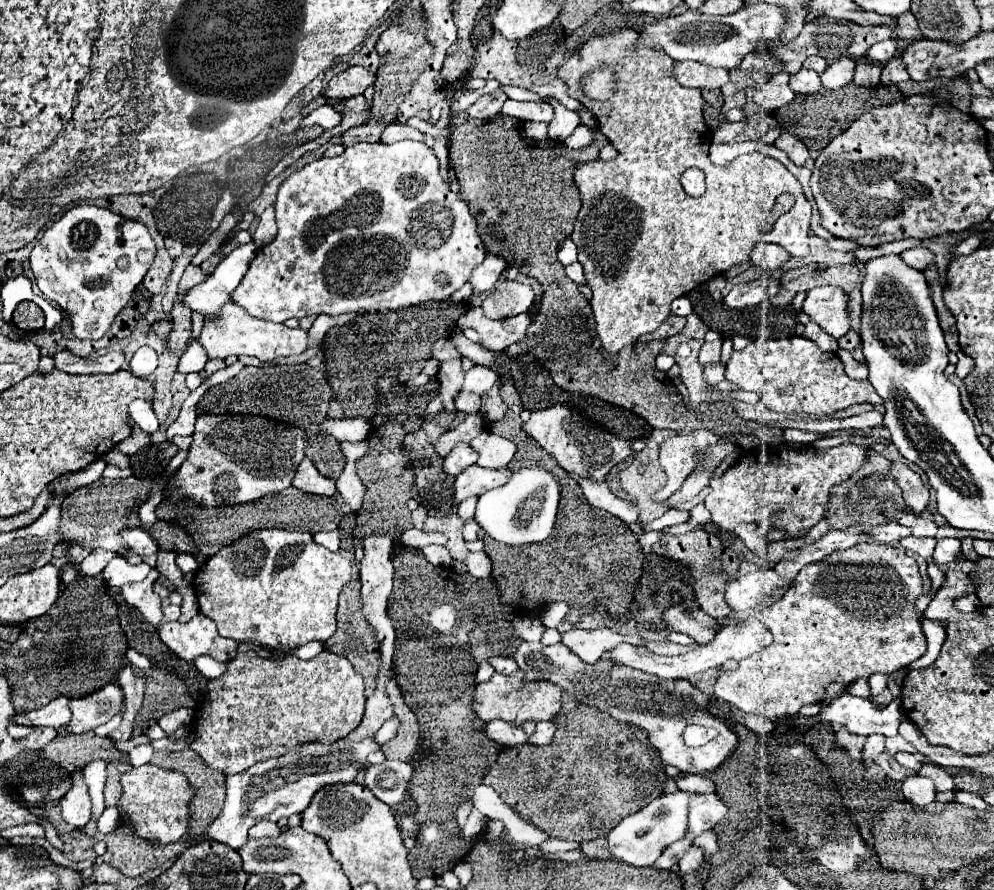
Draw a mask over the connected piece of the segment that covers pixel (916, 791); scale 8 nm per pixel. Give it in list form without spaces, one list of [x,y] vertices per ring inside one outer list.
[[[919,775],[907,778],[901,790],[904,798],[912,804],[928,805],[934,801],[934,795],[936,795],[932,780]]]

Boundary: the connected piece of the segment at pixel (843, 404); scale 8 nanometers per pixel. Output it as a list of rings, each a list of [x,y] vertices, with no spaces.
[[[801,336],[782,339],[756,339],[748,347],[744,347],[742,351],[734,351],[728,365],[726,365],[724,381],[736,383],[741,390],[758,393],[772,411],[788,413],[788,415],[802,413],[802,415],[808,415],[808,417],[814,417],[814,415],[824,417],[824,415],[832,415],[840,409],[846,409],[854,403],[872,403],[872,405],[882,405],[884,403],[876,395],[874,387],[868,381],[854,381],[844,373],[842,361],[838,359],[836,353],[824,353],[812,341],[808,341]]]

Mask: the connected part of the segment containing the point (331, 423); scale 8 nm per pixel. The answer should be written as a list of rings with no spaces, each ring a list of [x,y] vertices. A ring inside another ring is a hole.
[[[354,417],[354,419],[326,419],[320,425],[320,431],[332,436],[338,441],[364,441],[368,437],[370,431],[370,421],[362,419],[362,417]]]

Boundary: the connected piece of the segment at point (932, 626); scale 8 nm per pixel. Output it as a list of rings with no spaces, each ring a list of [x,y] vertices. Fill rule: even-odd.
[[[924,619],[924,621],[922,621],[922,629],[924,629],[924,633],[926,633],[928,651],[926,651],[924,657],[920,657],[918,661],[914,661],[914,663],[910,665],[910,669],[920,669],[920,667],[930,665],[930,663],[938,657],[940,647],[942,647],[942,643],[940,643],[940,633],[944,633],[944,623],[942,623],[942,621]]]

